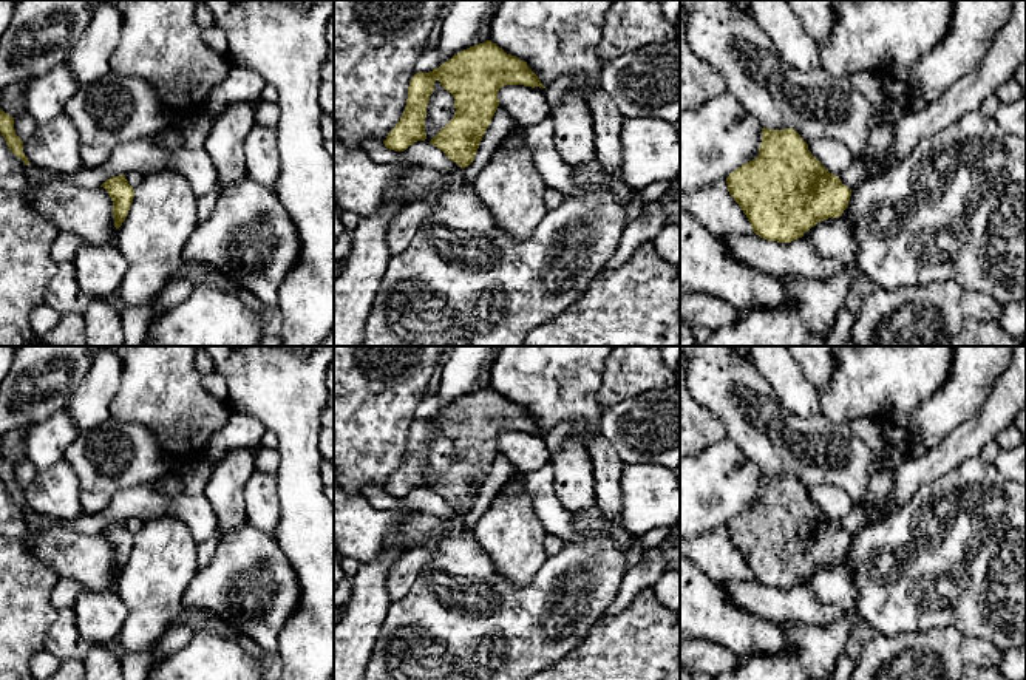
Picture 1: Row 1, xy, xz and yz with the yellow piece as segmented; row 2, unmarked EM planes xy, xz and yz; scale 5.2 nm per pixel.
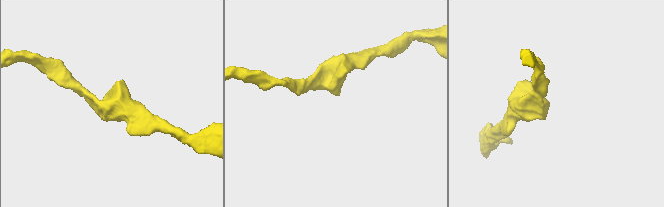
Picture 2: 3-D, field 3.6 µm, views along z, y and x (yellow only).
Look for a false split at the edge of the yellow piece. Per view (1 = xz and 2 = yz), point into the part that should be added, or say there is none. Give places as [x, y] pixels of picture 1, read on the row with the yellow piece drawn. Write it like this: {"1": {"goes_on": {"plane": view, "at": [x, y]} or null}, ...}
{"1": {"goes_on": null}, "2": {"goes_on": null}}

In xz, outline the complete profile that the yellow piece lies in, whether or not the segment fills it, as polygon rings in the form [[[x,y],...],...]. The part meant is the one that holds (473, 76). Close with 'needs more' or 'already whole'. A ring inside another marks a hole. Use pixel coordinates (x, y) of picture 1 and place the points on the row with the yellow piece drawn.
[[[491,40],[470,46],[450,60],[434,68],[430,73],[416,73],[409,80],[408,99],[405,111],[396,127],[383,141],[385,147],[396,151],[403,151],[417,141],[425,141],[425,117],[430,96],[434,91],[434,82],[453,94],[454,117],[430,141],[434,147],[442,150],[448,159],[459,164],[460,168],[468,167],[476,156],[479,144],[499,107],[498,91],[504,85],[524,85],[545,88],[539,77],[528,68],[527,62],[516,56],[507,54]]]; already whole

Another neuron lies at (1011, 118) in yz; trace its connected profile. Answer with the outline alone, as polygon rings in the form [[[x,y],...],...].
[[[1026,96],[1012,104],[1000,104],[992,116],[1006,134],[1026,138]]]

